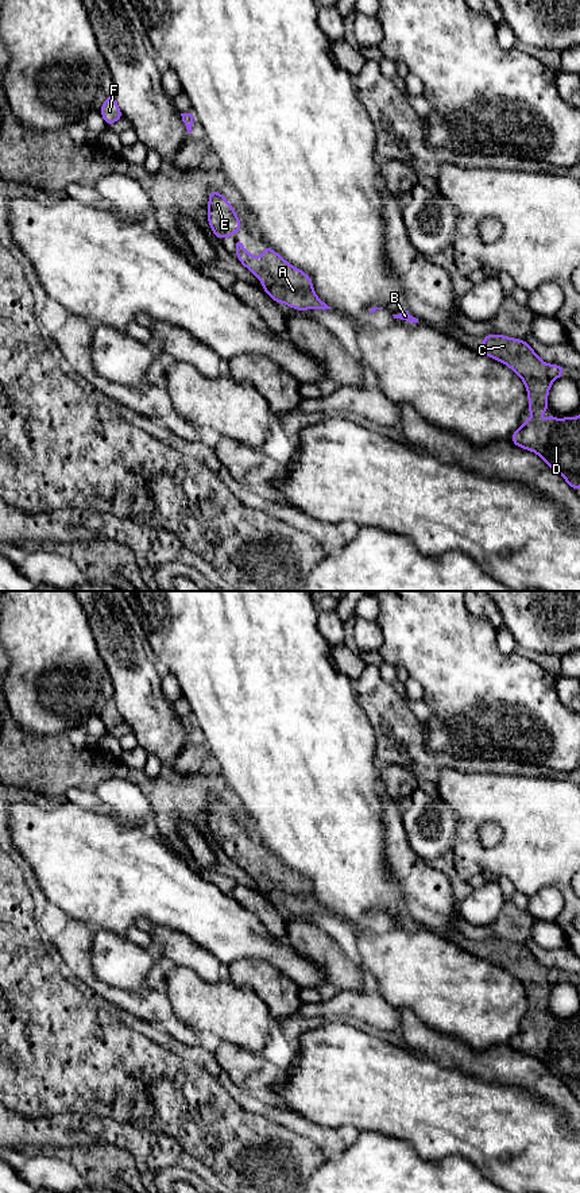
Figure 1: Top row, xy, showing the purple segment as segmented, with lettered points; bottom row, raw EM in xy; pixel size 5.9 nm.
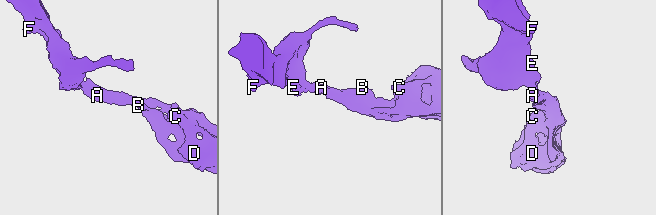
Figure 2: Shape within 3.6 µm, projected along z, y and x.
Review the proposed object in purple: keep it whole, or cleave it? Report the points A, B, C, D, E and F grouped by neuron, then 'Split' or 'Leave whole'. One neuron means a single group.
Groups: A B C D E F. Leave whole

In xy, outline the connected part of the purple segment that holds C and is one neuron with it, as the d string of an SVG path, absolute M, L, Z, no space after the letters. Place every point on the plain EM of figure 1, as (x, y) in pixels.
M488 938L483 942L482 957L521 981L526 991L530 1019L548 1015L550 989L567 974L560 969L544 968L526 945Z

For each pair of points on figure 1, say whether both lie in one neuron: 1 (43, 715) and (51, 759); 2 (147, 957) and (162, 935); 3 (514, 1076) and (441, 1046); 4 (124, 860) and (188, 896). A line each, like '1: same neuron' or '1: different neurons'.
1: different neurons
2: different neurons
3: same neuron
4: same neuron

